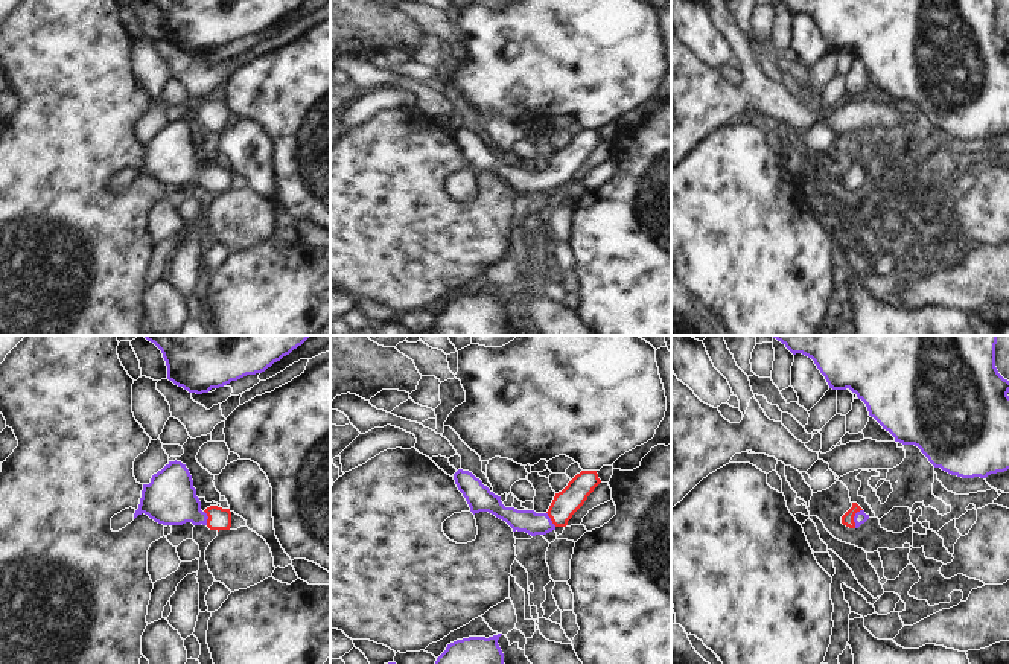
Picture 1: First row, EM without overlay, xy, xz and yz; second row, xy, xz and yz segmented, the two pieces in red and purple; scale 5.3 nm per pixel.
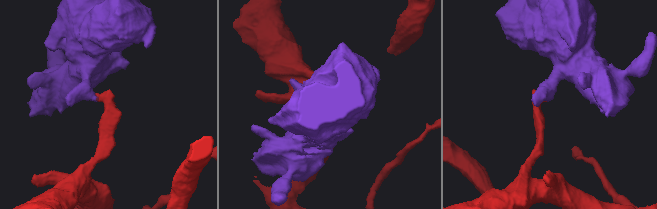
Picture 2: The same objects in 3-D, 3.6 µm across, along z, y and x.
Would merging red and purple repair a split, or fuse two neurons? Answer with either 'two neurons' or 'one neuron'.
one neuron

